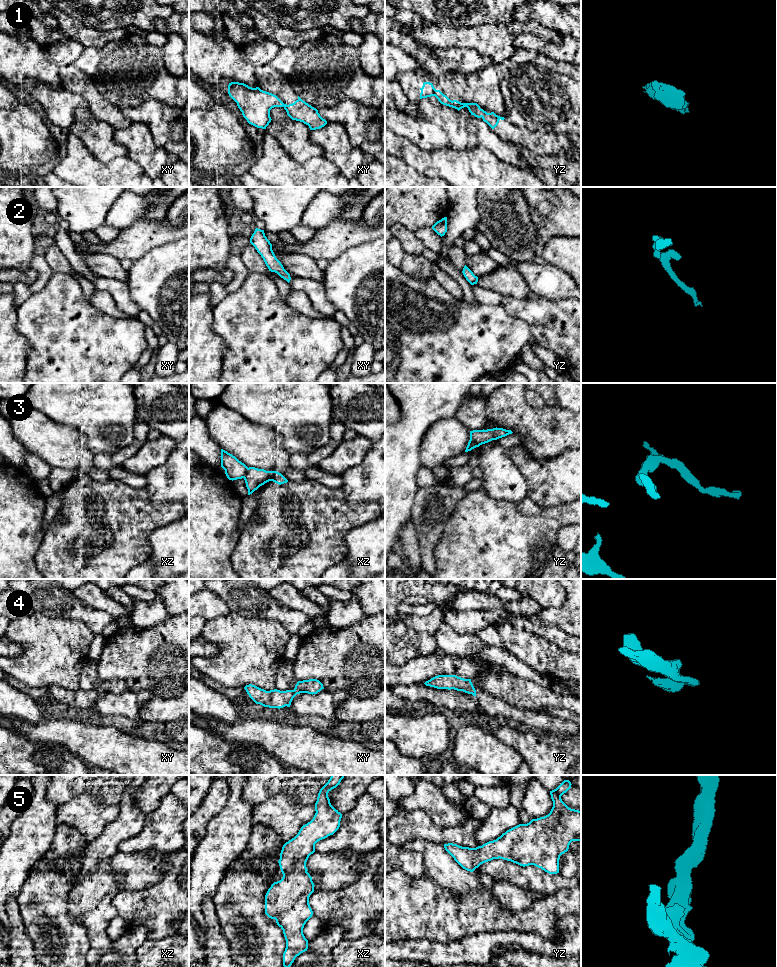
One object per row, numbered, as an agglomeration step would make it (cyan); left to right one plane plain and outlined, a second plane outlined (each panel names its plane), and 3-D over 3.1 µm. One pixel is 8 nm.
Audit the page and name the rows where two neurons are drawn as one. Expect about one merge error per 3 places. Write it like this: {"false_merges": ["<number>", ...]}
{"false_merges": ["1", "3", "4"]}

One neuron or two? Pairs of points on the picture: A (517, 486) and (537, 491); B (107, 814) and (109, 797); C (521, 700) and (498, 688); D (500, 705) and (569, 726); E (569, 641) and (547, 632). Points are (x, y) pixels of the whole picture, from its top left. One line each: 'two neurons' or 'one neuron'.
A: two neurons
B: two neurons
C: one neuron
D: one neuron
E: one neuron

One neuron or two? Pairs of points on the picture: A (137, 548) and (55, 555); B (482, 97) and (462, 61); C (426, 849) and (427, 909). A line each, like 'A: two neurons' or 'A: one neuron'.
A: one neuron
B: two neurons
C: one neuron

